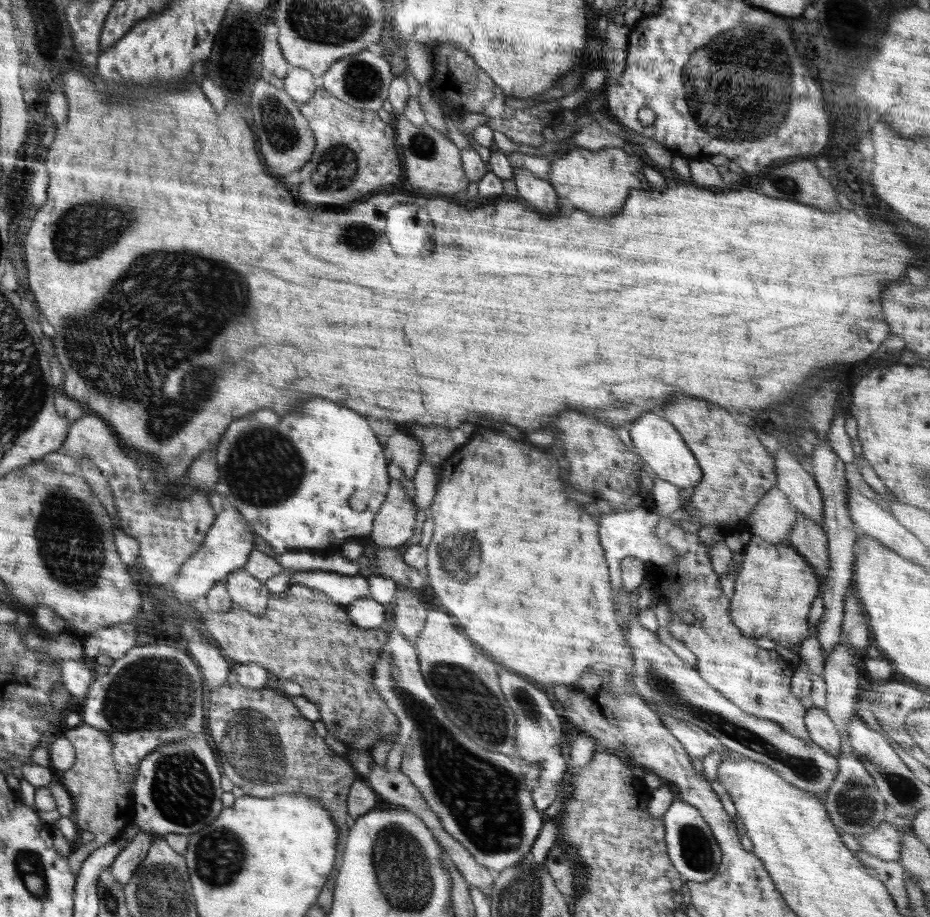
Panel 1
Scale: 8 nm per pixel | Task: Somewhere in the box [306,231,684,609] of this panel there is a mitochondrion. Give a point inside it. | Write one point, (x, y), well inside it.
(453, 561)

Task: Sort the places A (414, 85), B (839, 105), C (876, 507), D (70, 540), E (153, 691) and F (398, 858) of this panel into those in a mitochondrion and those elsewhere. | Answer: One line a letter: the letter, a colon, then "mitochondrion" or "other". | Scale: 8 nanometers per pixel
A: other
B: other
C: other
D: mitochondrion
E: mitochondrion
F: mitochondrion

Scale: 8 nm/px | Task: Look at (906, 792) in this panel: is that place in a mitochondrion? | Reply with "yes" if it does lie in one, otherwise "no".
yes

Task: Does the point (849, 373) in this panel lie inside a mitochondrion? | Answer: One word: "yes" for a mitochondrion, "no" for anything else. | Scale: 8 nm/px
no

